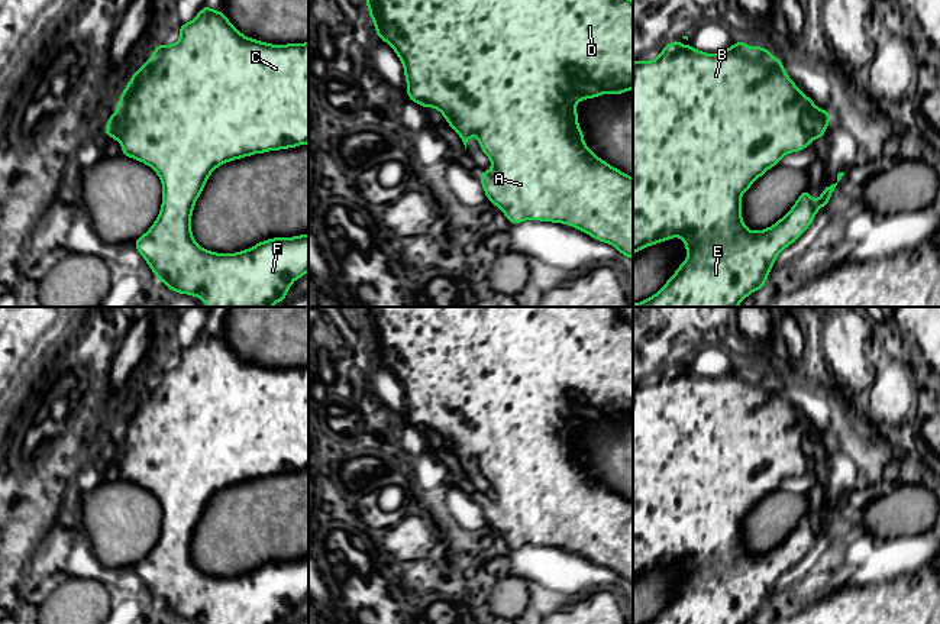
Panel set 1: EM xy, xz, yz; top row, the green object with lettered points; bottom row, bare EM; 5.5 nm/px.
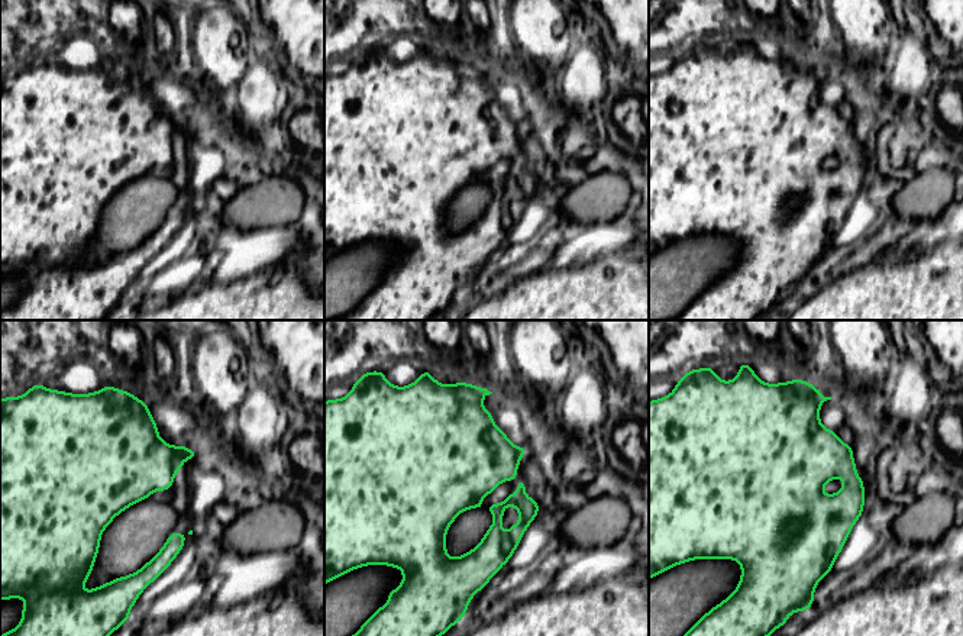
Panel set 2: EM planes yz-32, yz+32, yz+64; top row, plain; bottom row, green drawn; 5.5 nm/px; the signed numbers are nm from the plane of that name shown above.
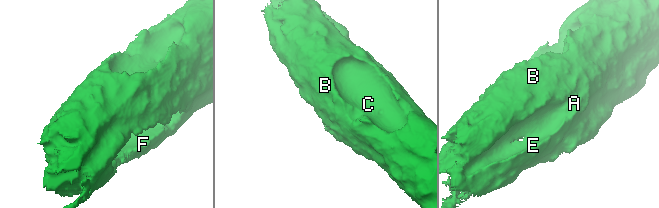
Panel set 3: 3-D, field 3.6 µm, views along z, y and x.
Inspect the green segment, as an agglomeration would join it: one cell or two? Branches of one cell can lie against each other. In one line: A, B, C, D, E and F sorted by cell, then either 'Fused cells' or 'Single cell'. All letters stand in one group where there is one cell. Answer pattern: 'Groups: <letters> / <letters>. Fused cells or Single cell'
Groups: A B C D E F. Single cell

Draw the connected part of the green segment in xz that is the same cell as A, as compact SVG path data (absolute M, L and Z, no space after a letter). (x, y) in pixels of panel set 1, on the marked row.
M365 0L377 38L398 55L407 83L407 98L423 109L437 109L465 145L472 135L490 158L492 169L479 174L484 193L501 210L510 224L540 220L569 224L598 242L616 246L621 256L633 259L633 178L600 159L585 143L578 126L575 104L601 94L623 94L633 90L633 1L631 0Z

